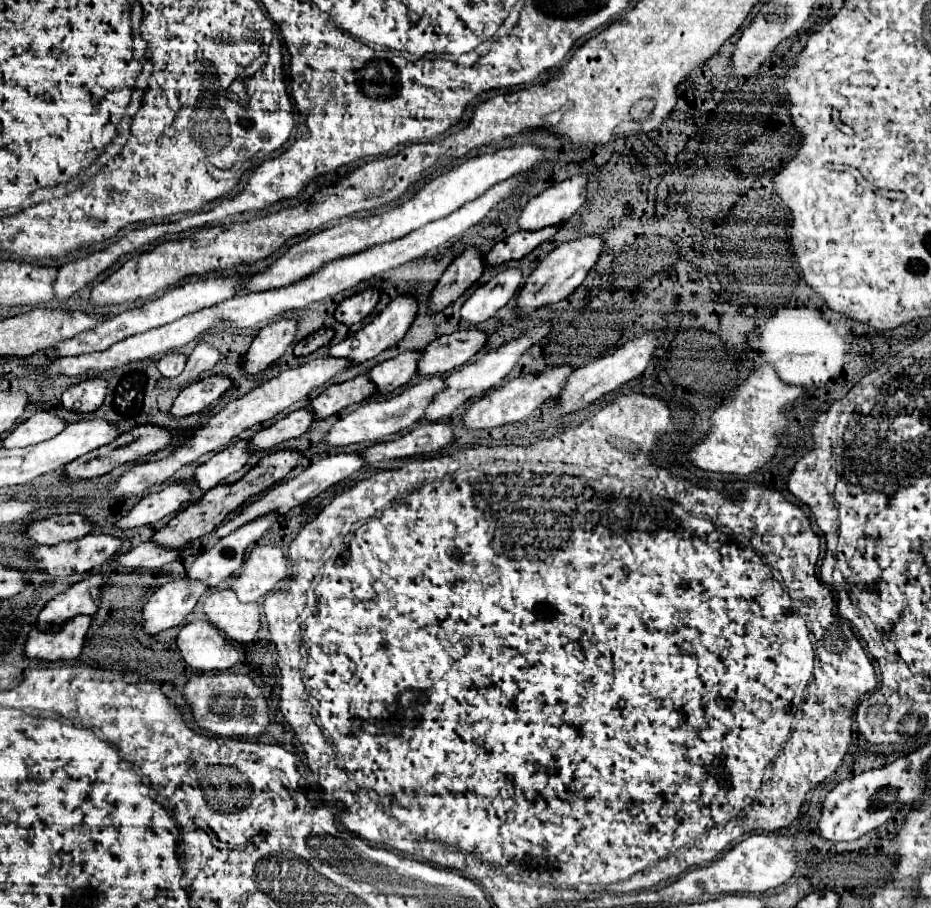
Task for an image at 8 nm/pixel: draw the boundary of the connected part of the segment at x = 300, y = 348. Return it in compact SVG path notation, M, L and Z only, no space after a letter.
M320 328L320 330L312 332L310 336L306 336L304 340L300 340L300 342L294 346L294 354L296 354L296 356L308 356L308 354L312 354L314 350L318 350L320 346L328 344L332 338L334 338L334 330L332 330L332 328Z

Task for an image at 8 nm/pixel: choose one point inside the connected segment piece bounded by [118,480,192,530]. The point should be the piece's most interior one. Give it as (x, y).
(175, 496)

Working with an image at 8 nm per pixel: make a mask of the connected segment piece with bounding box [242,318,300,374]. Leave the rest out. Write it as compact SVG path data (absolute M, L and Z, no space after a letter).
M290 318L290 320L274 320L266 324L264 328L260 328L248 354L244 356L244 362L242 362L244 370L248 374L256 374L268 368L268 364L276 362L286 352L286 348L292 344L298 332L298 326L300 322Z

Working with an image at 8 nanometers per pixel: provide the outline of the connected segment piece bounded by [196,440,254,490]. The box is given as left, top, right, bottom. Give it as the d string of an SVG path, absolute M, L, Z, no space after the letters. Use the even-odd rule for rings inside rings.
M238 440L232 446L216 452L208 462L198 466L196 470L196 482L202 490L210 490L222 480L226 480L230 474L242 470L246 462L254 456L254 452L248 448L250 440Z

